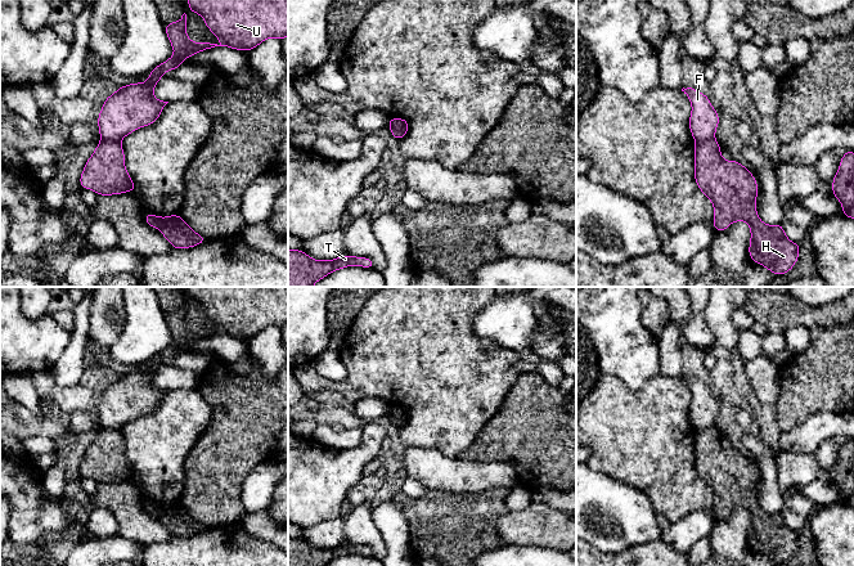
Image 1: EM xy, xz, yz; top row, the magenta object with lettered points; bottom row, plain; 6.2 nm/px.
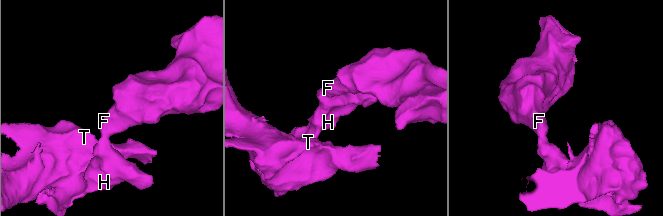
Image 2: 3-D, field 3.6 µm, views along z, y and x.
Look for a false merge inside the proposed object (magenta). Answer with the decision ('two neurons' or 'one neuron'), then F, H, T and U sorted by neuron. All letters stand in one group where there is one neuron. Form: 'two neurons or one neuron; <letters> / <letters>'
two neurons; F U / H T

